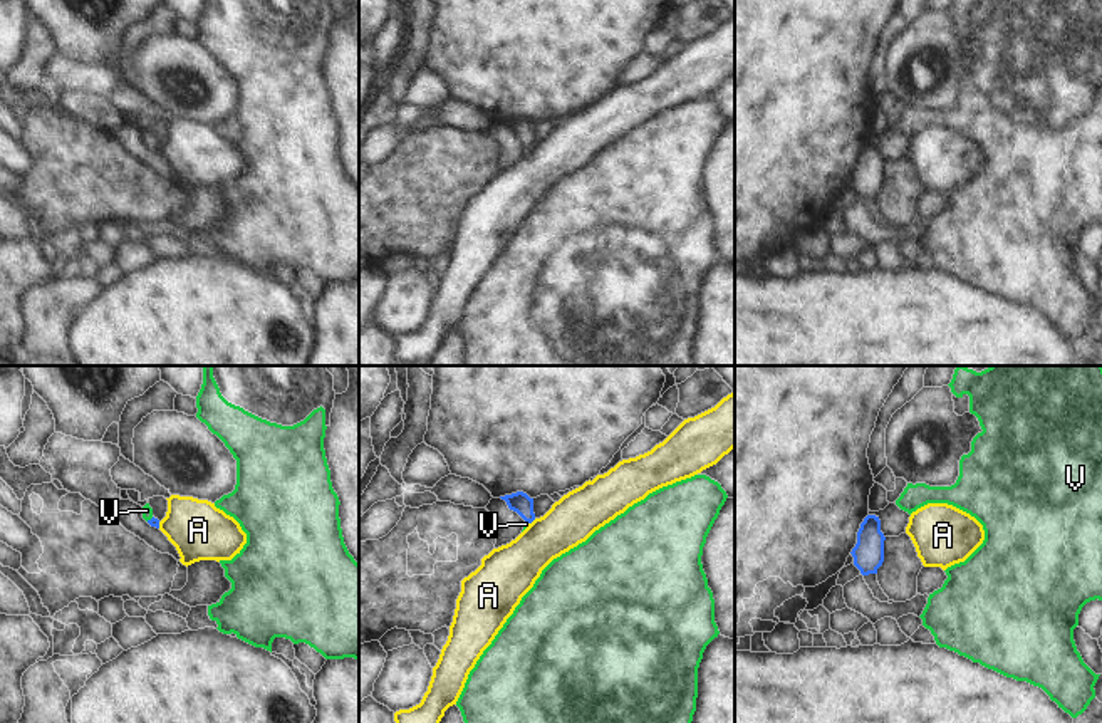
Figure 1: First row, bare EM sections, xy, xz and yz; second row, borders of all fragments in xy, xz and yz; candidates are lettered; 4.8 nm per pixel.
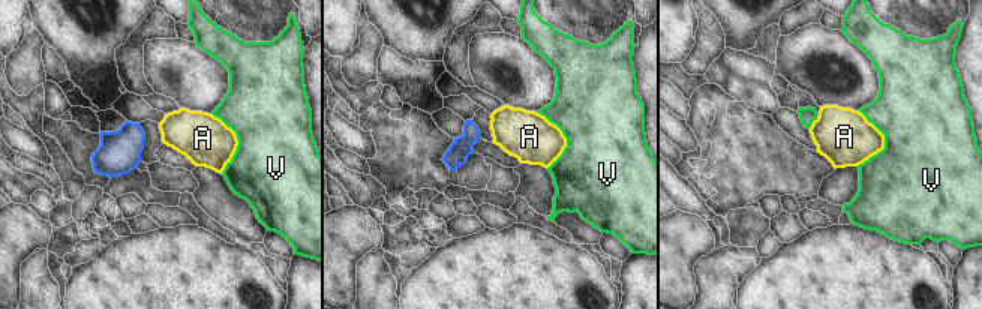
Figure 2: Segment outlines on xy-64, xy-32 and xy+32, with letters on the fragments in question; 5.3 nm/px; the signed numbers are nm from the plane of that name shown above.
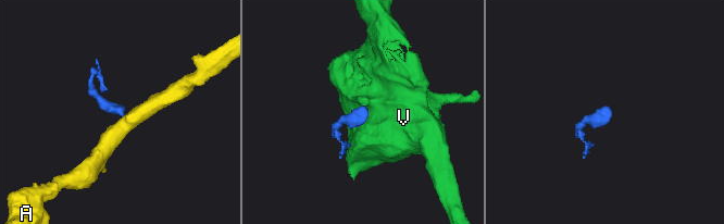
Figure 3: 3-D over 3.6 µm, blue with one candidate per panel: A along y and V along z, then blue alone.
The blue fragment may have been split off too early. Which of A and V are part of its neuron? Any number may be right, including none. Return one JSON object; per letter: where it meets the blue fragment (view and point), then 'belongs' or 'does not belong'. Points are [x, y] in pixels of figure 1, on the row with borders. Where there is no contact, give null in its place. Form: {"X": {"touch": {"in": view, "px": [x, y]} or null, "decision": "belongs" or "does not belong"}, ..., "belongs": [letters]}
{"A": {"touch": {"in": "xz", "px": [532, 520]}, "decision": "does not belong"}, "V": {"touch": {"in": "xy", "px": [151, 519]}, "decision": "belongs"}, "belongs": ["V"]}

